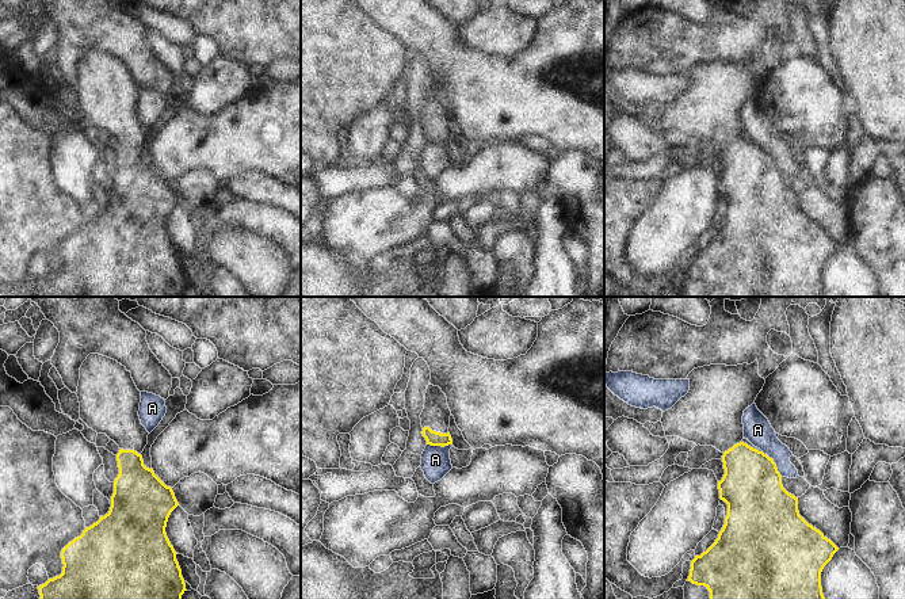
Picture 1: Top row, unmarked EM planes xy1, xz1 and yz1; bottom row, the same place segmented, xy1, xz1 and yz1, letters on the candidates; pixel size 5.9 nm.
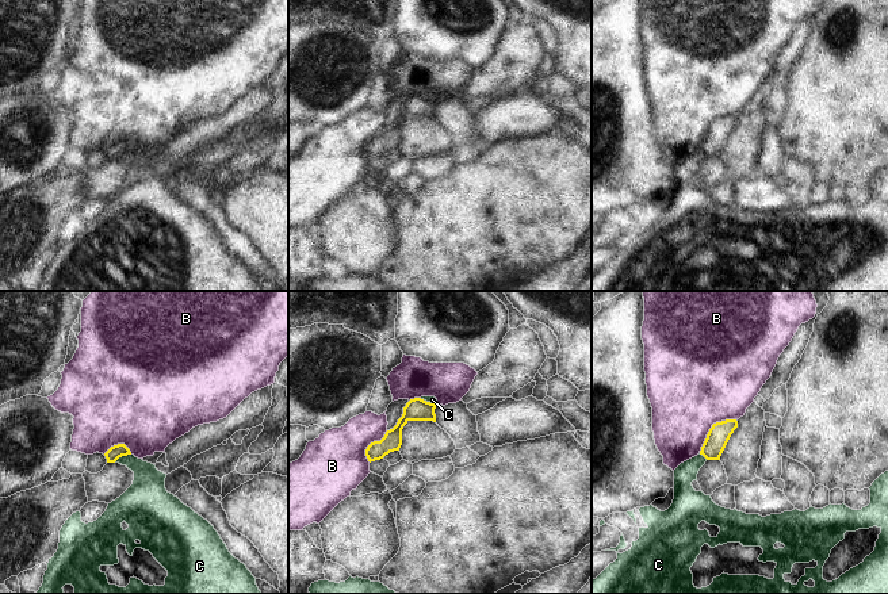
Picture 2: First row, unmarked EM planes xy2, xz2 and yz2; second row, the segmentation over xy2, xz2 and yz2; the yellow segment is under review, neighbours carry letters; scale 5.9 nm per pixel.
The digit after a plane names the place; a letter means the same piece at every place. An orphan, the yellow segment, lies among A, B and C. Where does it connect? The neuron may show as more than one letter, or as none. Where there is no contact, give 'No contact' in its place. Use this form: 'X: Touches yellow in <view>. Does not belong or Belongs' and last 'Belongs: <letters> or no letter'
A: Touches yellow in yz1. Does not belong
B: Touches yellow in yz2. Does not belong
C: Touches yellow in xy2. Does not belong
Belongs: no letter.

